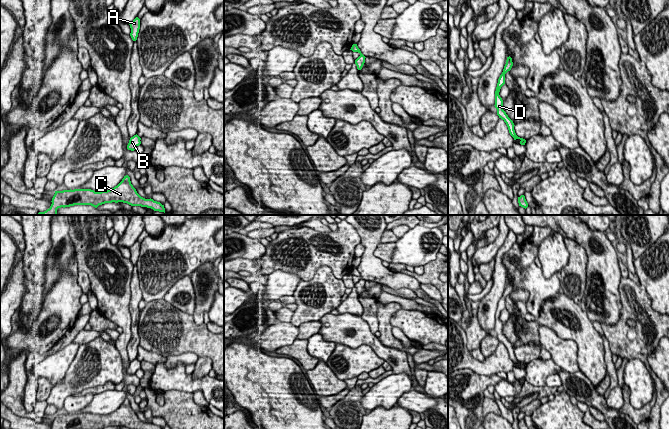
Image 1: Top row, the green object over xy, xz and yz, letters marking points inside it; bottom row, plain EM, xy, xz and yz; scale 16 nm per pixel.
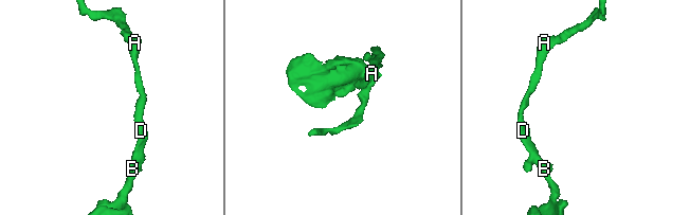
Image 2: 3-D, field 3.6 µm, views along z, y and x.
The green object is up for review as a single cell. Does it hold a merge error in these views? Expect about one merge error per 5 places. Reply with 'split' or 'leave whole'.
leave whole

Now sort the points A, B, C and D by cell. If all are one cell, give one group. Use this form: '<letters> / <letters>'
A B C D

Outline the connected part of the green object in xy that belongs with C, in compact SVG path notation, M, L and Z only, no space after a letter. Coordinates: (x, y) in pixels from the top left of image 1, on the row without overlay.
M128 399L114 412L95 416L91 413L55 415L51 429L102 429L123 426L129 429L162 429L153 423L141 421L133 411Z

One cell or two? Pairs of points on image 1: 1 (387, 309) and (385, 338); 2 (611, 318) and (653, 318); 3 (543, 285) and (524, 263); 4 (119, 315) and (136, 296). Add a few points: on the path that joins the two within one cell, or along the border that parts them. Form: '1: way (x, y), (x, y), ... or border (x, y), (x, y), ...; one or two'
1: way (385, 316), (385, 331); one
2: border (620, 295), (619, 319), (614, 324), (600, 323); two
3: way (538, 280), (526, 268); one
4: border (131, 281), (130, 327); two

